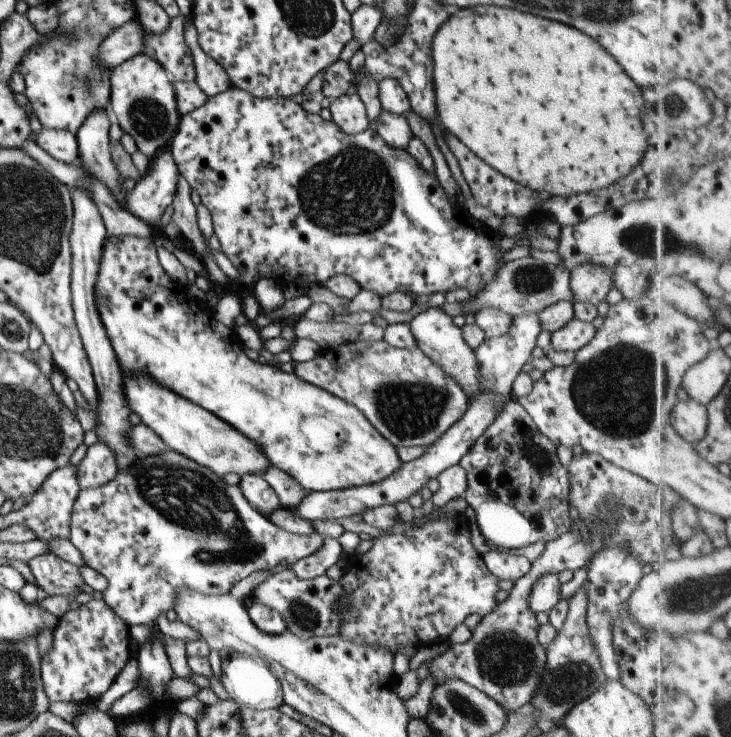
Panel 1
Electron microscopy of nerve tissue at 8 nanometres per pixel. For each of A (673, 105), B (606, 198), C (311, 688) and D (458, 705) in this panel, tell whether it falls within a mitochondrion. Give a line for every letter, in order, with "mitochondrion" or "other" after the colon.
A: mitochondrion
B: other
C: mitochondrion
D: mitochondrion

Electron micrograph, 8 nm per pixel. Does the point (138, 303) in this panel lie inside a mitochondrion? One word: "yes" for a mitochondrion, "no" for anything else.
no

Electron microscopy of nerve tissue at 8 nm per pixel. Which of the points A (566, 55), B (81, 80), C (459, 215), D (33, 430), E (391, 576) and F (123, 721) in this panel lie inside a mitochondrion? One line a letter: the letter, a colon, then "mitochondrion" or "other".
A: other
B: mitochondrion
C: other
D: mitochondrion
E: other
F: other

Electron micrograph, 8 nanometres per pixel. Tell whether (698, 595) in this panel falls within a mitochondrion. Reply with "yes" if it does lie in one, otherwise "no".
yes

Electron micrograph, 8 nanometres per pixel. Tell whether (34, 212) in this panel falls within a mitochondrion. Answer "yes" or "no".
yes

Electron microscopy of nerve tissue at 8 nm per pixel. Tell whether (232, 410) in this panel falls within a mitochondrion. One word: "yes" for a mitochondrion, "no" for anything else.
no

